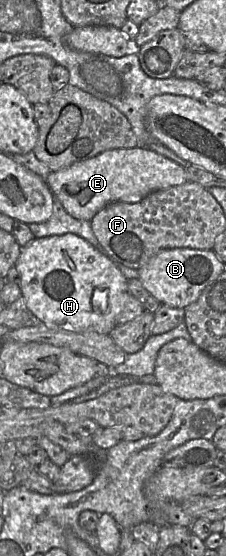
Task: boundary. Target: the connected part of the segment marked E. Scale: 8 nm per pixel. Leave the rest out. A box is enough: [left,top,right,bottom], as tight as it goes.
[45,147,187,221]

